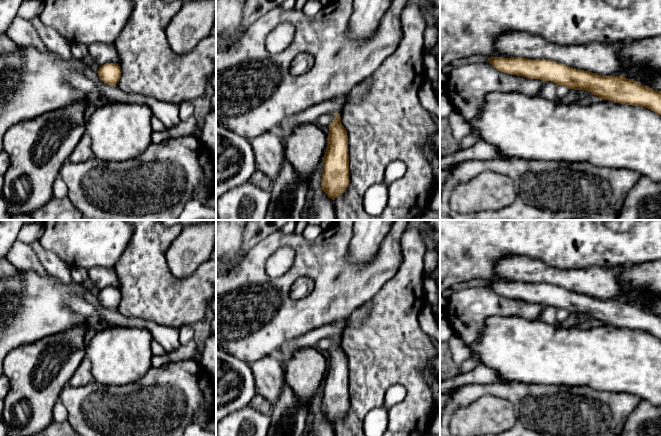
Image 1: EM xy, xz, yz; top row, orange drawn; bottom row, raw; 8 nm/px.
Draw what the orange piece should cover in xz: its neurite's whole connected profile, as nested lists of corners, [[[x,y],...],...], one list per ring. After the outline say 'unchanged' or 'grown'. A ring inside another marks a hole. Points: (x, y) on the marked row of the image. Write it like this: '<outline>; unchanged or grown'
[[[340,113],[332,114],[335,119],[329,125],[320,189],[334,201],[349,185],[349,154],[347,131],[341,123]]]; unchanged

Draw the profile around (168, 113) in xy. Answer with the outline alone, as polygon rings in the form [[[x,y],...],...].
[[[88,66],[85,68],[83,75],[94,81],[99,86],[104,97],[110,102],[128,102],[147,105],[153,115],[167,128],[173,128],[181,121],[179,105],[158,101],[152,97],[140,94],[124,93],[117,86],[110,86],[102,82],[98,73]]]

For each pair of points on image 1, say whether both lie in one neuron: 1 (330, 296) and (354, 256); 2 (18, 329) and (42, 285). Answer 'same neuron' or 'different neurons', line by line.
1: different neurons
2: same neuron

